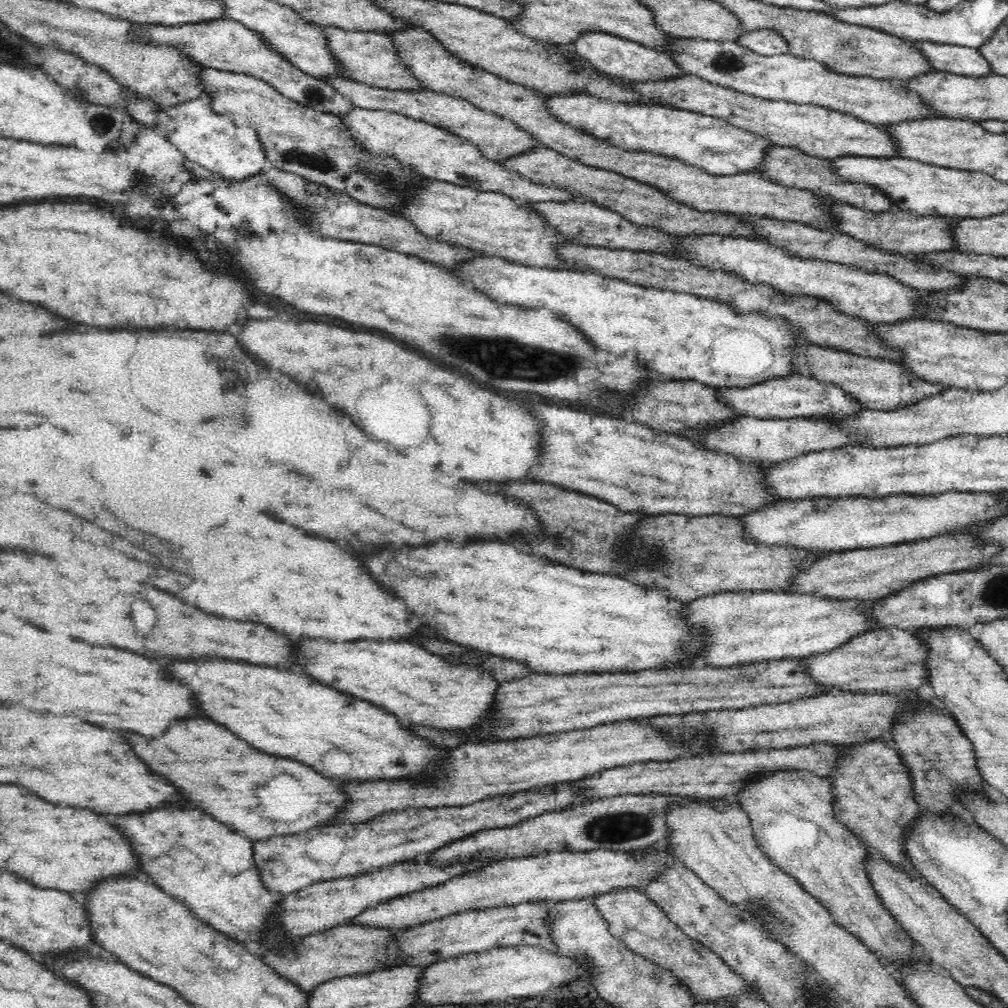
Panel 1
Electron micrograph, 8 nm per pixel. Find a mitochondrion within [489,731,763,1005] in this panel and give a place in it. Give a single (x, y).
(616, 826)

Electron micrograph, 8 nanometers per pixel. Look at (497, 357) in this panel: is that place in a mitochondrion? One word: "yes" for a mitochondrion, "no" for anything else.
yes

